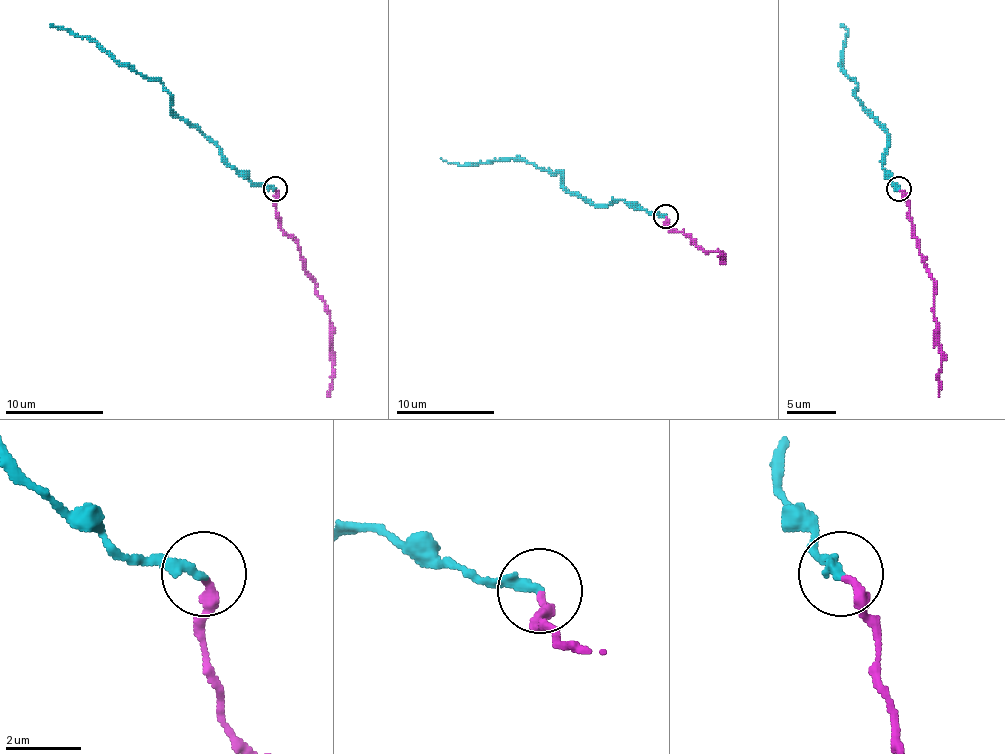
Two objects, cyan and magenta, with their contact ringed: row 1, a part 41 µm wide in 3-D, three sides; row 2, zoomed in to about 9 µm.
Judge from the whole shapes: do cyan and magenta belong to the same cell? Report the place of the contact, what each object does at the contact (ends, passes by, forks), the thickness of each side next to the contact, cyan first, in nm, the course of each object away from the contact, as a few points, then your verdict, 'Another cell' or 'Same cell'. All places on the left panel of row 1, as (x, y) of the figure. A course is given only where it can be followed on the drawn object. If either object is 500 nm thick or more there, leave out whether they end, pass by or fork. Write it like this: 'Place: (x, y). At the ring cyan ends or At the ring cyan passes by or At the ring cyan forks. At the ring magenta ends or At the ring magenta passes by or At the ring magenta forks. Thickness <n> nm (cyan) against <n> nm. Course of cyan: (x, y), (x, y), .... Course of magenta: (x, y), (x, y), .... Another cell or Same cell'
Place: (275, 189). At the ring cyan ends. At the ring magenta ends. Thickness 280 nm (cyan) against 260 nm. Course of cyan: (276, 188), (256, 186), (232, 166), (170, 107), (170, 93), (158, 80), (119, 66), (85, 36), (50, 24). Course of magenta: (276, 191), (278, 225), (298, 244), (303, 266), (332, 323), (332, 372), (327, 396). Another cell

